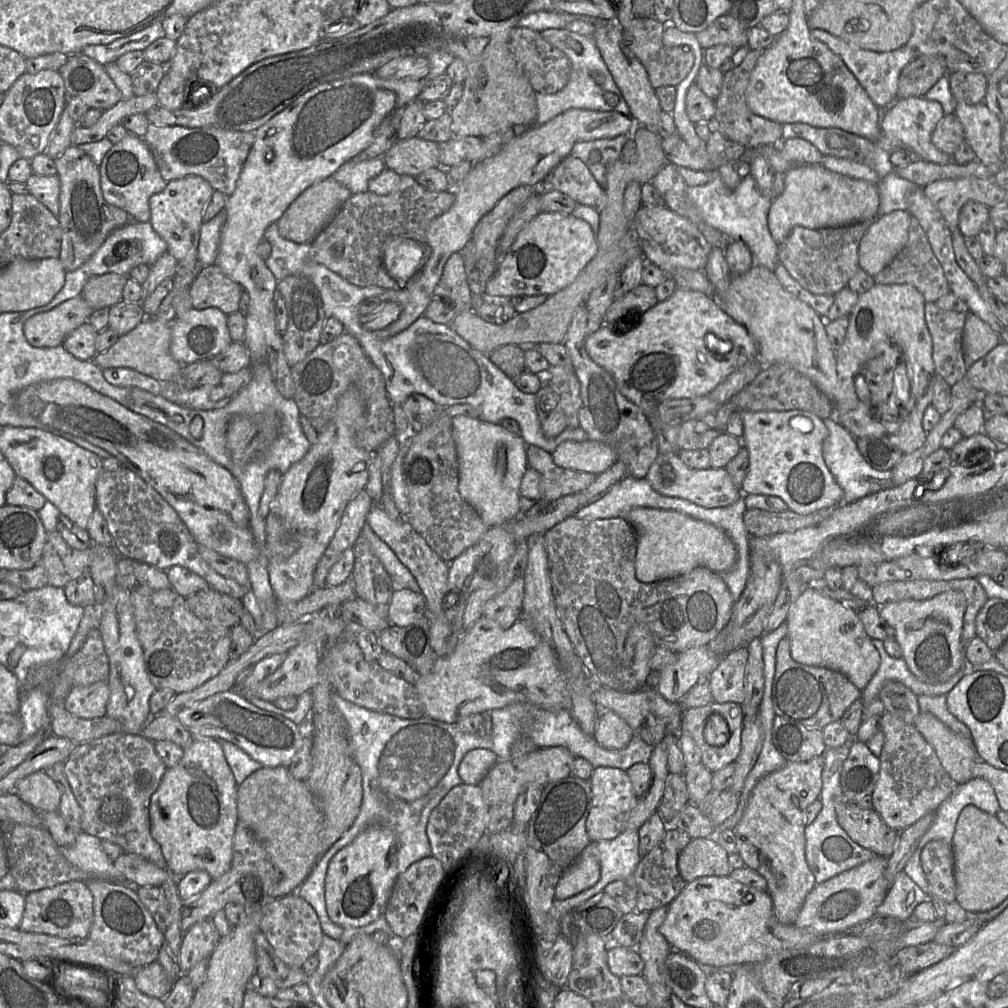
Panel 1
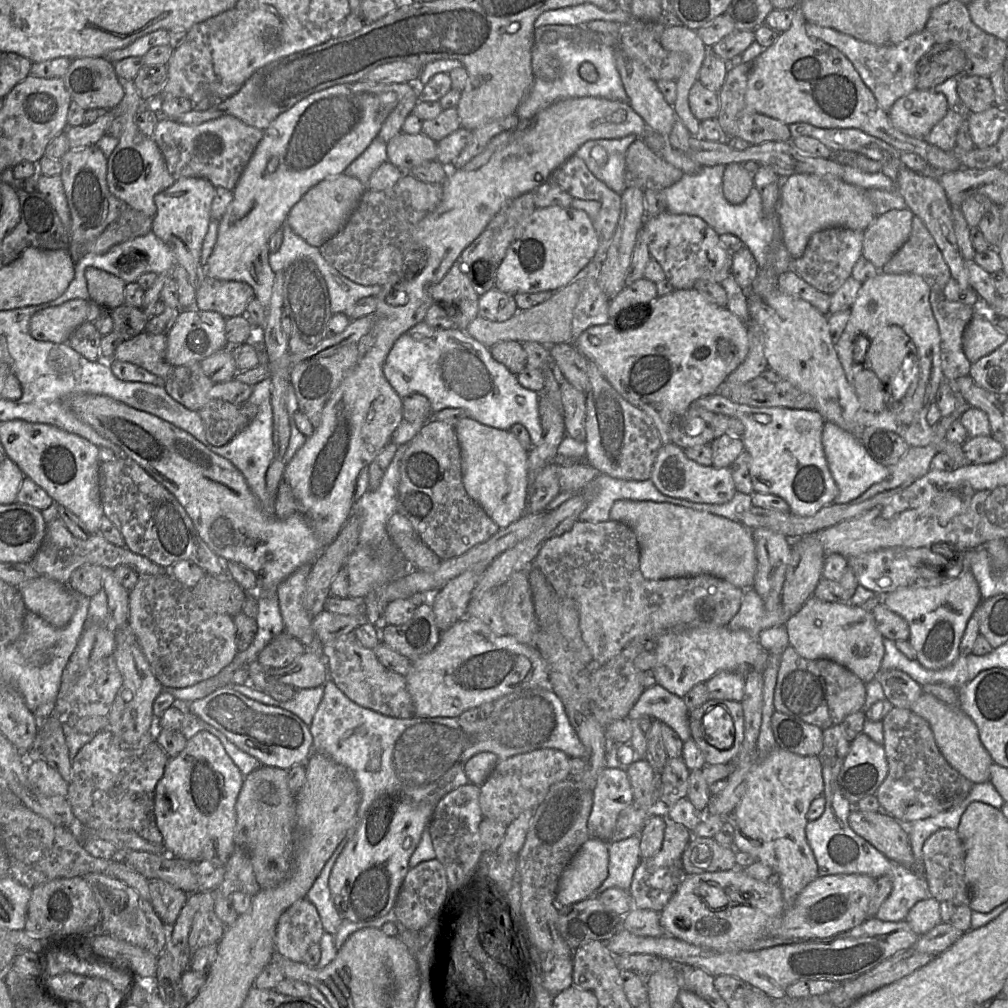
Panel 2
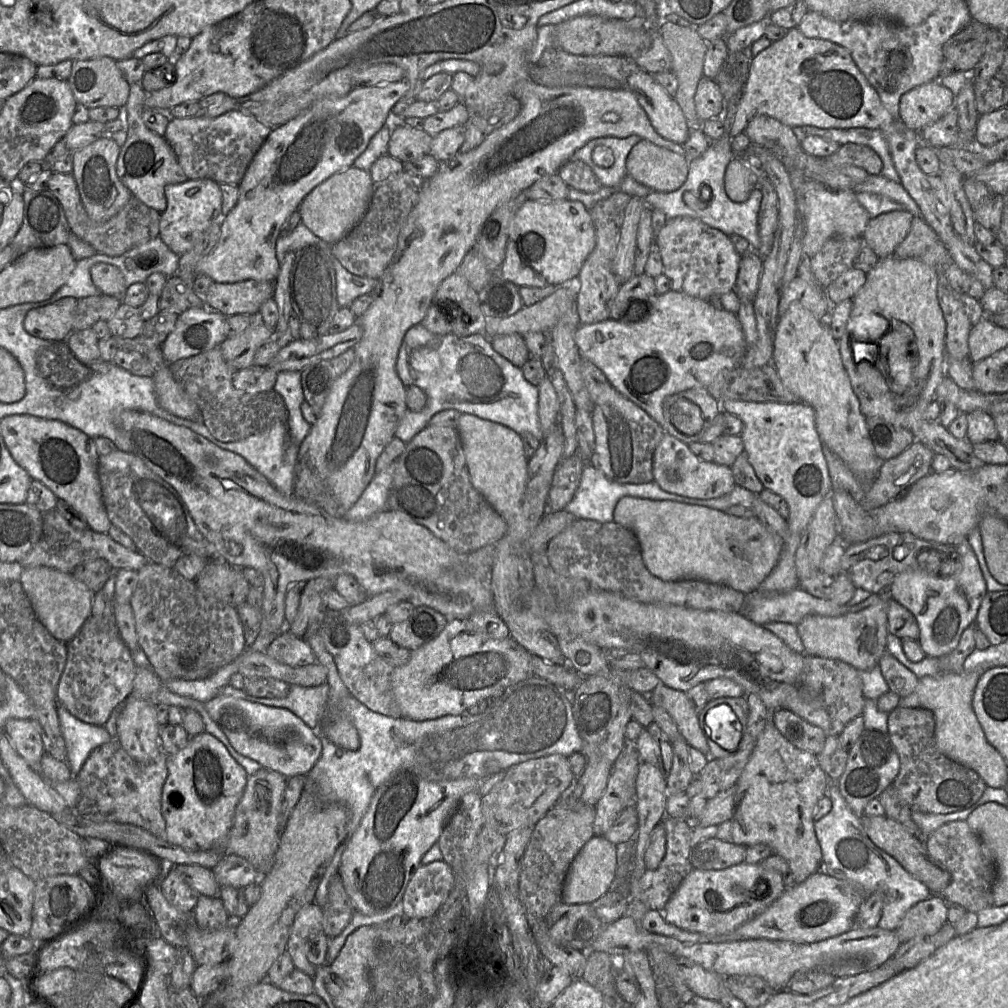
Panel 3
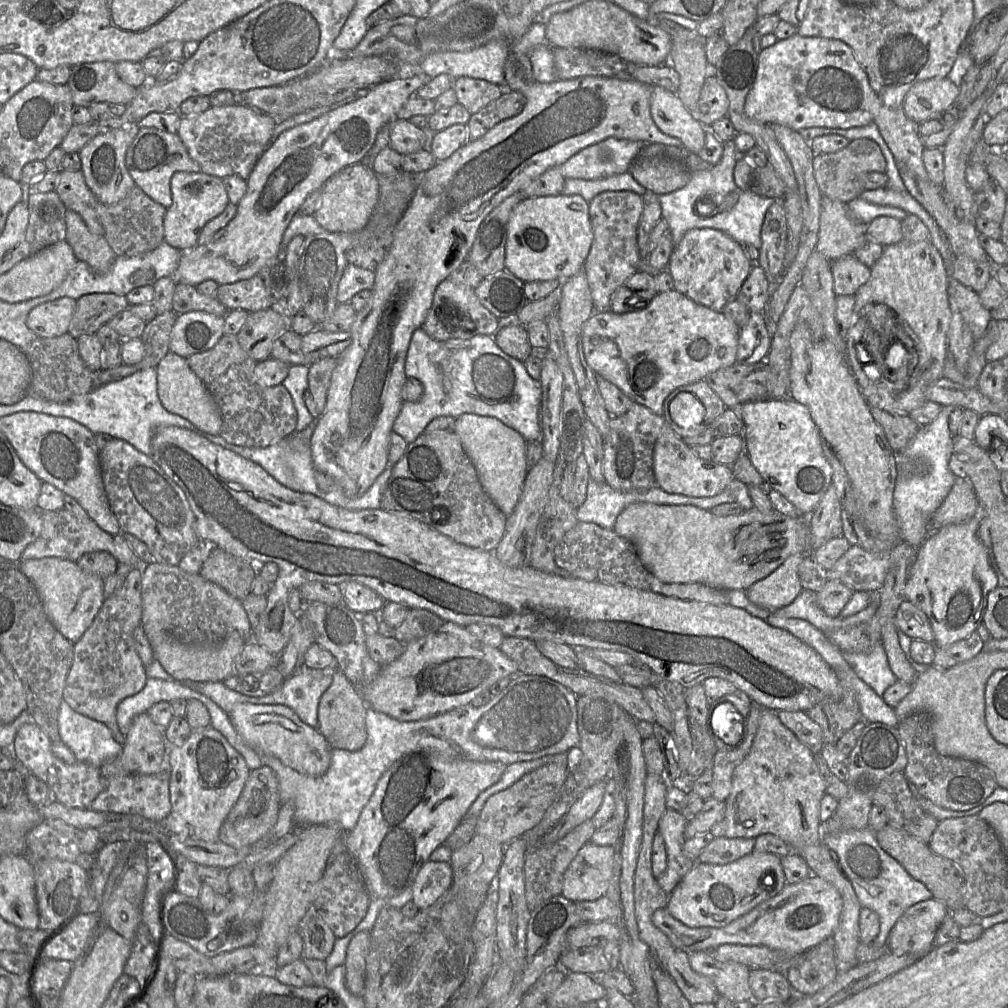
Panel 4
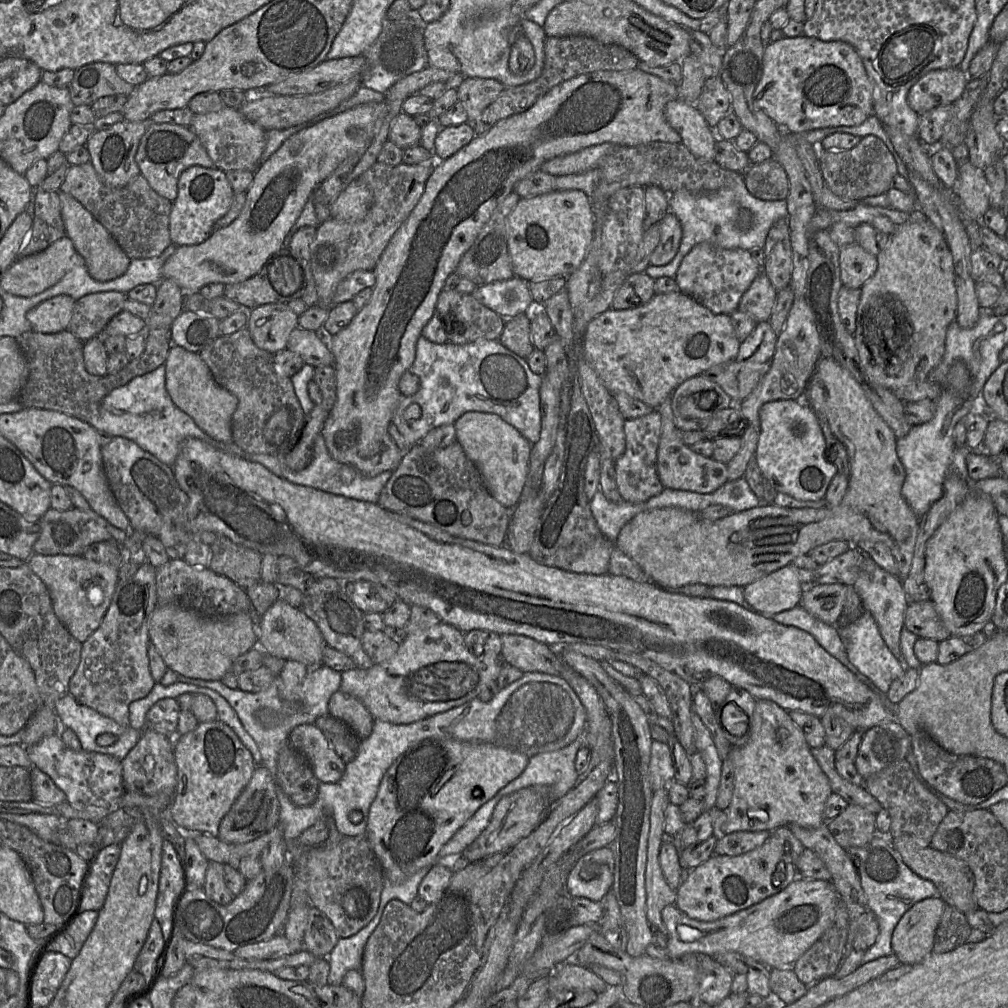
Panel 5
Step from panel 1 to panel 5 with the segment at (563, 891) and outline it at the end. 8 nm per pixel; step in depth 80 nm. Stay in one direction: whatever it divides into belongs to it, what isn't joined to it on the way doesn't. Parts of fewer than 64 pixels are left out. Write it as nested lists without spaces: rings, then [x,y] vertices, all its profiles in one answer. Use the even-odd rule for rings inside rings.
[[[602,847],[583,855],[570,870],[565,884],[566,893],[592,901],[601,901],[611,889],[614,872],[614,853],[611,847]]]

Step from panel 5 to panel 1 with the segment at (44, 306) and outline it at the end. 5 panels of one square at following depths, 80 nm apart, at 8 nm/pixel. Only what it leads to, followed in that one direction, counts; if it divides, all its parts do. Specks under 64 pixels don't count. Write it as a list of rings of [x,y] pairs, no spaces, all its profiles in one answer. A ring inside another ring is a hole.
[[[78,296],[28,318],[24,322],[23,333],[33,347],[56,347],[62,345],[73,330],[87,322],[92,312],[82,296]]]

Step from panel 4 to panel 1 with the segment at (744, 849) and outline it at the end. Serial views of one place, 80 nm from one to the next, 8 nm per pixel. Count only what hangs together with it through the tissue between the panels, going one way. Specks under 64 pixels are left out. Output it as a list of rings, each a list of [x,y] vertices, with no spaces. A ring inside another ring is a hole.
[[[714,837],[691,838],[678,857],[678,870],[688,883],[702,876],[727,876],[731,868],[727,851]]]

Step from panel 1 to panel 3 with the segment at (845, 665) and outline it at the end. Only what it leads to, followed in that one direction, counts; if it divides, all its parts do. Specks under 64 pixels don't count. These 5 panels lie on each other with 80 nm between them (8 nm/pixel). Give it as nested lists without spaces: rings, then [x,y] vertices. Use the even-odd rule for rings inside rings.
[[[885,590],[881,592],[880,599],[875,604],[858,612],[847,612],[838,616],[805,616],[796,624],[805,654],[841,660],[858,671],[870,670],[877,666],[886,650],[887,614],[890,600]]]

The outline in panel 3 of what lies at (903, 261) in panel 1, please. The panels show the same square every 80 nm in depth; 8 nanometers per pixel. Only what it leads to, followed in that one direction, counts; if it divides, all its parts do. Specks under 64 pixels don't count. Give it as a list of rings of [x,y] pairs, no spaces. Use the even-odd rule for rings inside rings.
[[[914,216],[905,239],[897,246],[893,257],[914,258],[932,267],[939,277],[945,277],[953,260],[942,241],[922,217]]]

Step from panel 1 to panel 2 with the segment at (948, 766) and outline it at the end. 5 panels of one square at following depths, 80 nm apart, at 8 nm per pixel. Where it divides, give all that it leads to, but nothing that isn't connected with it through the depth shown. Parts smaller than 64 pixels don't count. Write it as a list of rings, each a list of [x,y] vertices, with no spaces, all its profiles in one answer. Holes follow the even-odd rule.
[[[922,693],[910,710],[929,723],[939,751],[955,770],[974,784],[989,781],[989,768],[994,762],[980,741],[976,724],[967,714],[927,693]]]

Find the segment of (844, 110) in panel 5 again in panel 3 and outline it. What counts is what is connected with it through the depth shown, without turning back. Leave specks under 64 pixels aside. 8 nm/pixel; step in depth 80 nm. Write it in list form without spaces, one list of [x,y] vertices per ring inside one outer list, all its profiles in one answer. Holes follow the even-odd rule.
[[[797,27],[789,29],[782,39],[772,42],[754,56],[732,126],[726,132],[732,141],[758,115],[772,117],[789,127],[815,126],[822,129],[858,127],[880,130],[883,123],[890,122],[890,115],[877,92],[859,70],[849,51],[828,40],[805,37]]]

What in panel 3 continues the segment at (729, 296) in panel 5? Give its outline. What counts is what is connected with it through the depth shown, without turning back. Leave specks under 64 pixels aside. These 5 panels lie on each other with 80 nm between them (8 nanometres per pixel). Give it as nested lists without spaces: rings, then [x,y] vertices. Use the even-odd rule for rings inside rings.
[[[678,217],[667,220],[655,235],[654,248],[661,254],[663,273],[670,279],[672,290],[702,300],[709,300],[712,296],[734,291],[741,255],[736,251],[729,236],[723,232],[704,224],[698,219]]]

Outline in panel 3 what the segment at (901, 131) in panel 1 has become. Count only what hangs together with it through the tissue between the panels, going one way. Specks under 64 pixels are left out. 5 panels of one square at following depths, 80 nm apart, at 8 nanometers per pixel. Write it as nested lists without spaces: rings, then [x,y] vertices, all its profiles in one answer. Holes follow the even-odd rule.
[[[938,80],[917,86],[902,95],[899,114],[904,124],[921,131],[933,124],[955,105],[955,95]]]

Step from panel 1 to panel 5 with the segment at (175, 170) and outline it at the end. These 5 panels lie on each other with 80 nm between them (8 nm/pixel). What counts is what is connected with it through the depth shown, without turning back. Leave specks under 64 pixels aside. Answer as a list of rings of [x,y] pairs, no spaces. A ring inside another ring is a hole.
[[[223,107],[217,112],[197,114],[189,126],[206,149],[214,166],[225,172],[232,170],[253,171],[260,165],[266,145],[266,131],[246,119],[238,108]]]

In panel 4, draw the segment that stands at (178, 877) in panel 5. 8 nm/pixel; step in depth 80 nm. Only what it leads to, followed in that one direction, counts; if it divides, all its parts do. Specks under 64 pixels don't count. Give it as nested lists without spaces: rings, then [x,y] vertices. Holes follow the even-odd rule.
[[[158,841],[145,843],[147,854],[147,884],[142,902],[142,924],[158,942],[165,930],[161,920],[162,901],[174,889],[176,869],[172,856]]]

